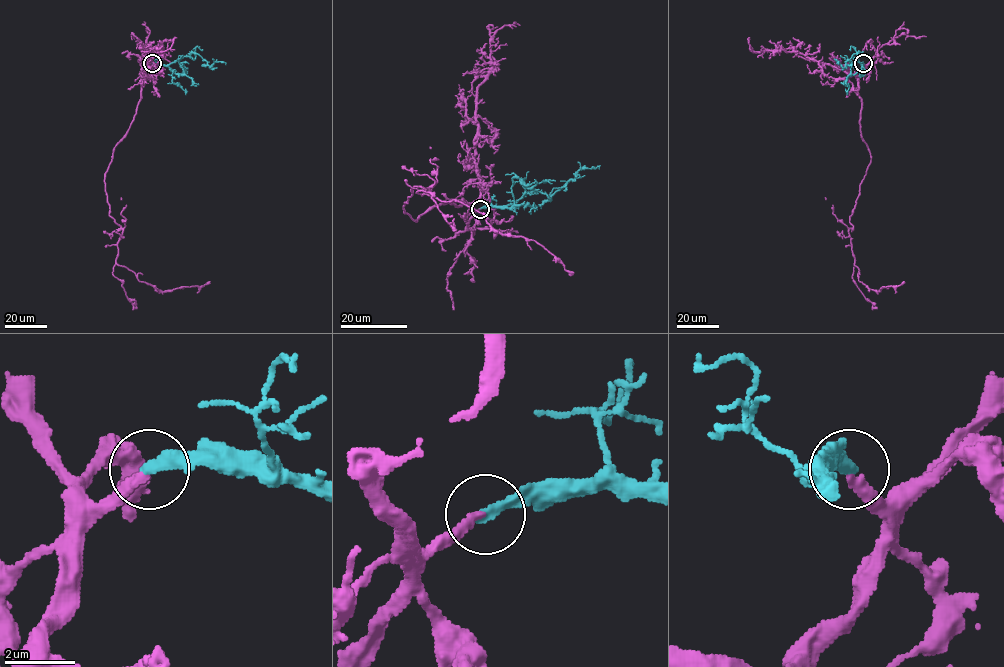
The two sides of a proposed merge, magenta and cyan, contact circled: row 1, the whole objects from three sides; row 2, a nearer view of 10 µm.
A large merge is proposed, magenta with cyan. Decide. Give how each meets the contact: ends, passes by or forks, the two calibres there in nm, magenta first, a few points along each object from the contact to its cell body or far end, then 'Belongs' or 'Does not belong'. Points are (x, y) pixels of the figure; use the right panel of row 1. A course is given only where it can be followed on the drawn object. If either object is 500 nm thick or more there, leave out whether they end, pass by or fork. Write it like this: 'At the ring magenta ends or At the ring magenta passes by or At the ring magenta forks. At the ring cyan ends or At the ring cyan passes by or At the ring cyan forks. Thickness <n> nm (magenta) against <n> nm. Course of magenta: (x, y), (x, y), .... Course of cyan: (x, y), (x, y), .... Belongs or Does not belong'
At the ring magenta ends. At the ring cyan ends. Thickness 240 nm (magenta) against 340 nm. Course of magenta: (863, 63), (857, 95), (861, 138), (870, 163), (850, 216), (849, 236), (860, 281), (877, 291), (904, 281). Course of cyan: (863, 63), (853, 56), (855, 60), (858, 55), (854, 54), (843, 68), (838, 61), (838, 64). Belongs

